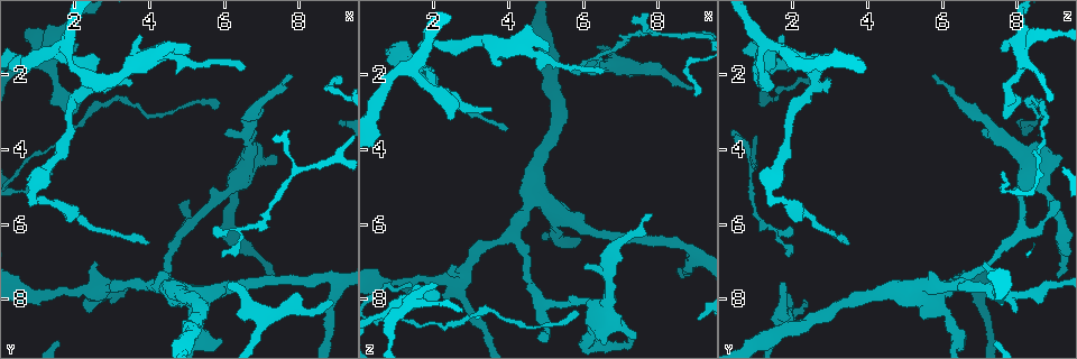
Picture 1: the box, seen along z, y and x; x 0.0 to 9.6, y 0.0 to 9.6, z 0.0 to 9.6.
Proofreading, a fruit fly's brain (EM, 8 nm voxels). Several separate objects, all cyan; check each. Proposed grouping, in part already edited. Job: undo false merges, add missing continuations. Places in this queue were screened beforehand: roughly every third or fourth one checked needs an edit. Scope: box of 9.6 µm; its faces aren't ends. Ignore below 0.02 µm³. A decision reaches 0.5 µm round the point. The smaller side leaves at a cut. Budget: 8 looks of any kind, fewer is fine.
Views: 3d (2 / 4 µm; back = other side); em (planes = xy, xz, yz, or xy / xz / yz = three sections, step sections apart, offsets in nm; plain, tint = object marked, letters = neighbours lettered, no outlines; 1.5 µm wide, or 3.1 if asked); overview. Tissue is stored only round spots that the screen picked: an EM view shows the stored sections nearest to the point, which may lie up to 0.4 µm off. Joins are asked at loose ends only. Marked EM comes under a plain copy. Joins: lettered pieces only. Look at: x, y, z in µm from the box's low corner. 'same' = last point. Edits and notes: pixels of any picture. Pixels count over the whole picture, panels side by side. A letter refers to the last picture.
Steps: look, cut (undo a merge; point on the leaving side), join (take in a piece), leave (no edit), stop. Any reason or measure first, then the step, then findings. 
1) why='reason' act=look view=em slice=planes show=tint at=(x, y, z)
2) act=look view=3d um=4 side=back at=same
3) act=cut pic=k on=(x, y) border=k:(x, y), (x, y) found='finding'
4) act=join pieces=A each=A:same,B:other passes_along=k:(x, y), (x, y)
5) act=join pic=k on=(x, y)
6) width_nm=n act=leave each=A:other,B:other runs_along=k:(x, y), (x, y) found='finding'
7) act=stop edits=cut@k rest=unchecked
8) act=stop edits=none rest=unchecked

why='sudden change in width' act=look view=em slice=xy step=4 show=tint at=(5.45, 2.70, 8.65)

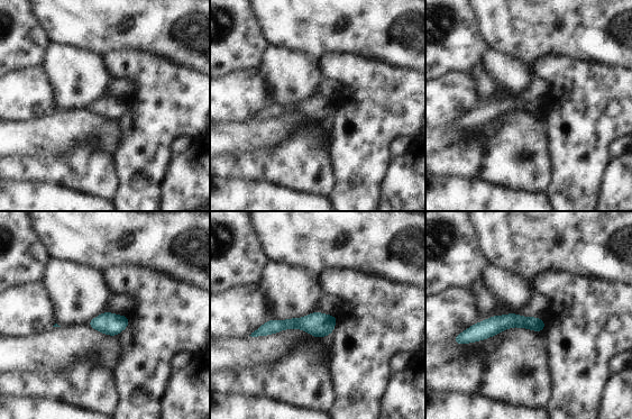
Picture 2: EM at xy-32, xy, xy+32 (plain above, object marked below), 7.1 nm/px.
why='see the neighbours' act=look view=em slice=xy step=4 show=letters at=same

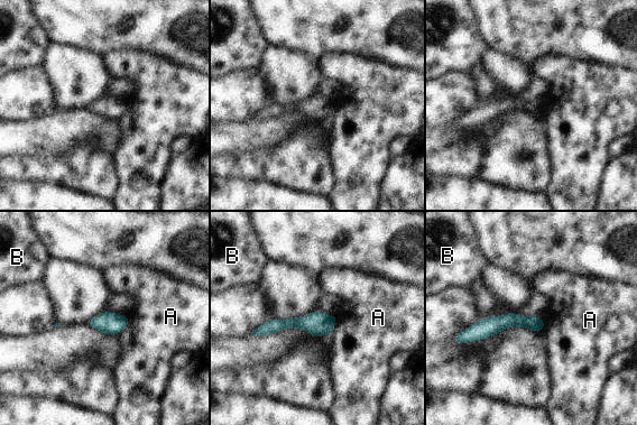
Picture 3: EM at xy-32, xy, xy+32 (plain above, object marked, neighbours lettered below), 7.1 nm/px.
width_nm=100 act=leave each=A:other,B:other runs_along=3:(333, 317), (257, 332) found='continuous, no second neuron'

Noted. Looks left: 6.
why='an open end' act=look view=em slice=yz step=4 show=letters at=(5.90, 9.00, 6.40)

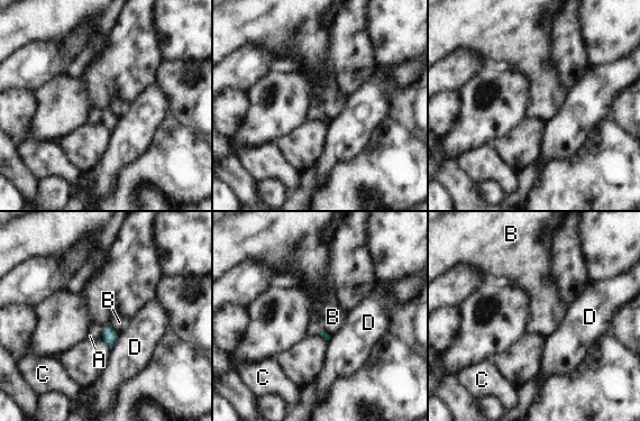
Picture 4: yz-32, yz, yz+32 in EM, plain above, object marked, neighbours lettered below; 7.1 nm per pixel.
act=leave each=A:other,B:other,C:other,D:other found='no lettered piece goes on from it'

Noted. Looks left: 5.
why='branch stops here' act=look view=3d um=4 at=(6.05, 7.60, 1.65)

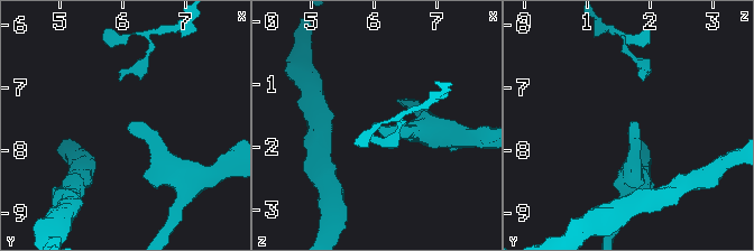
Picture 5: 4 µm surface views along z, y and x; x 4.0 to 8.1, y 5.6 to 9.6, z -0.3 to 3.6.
why='now the EM' act=look view=em slice=xz step=8 show=letters at=(6.05, 7.60, 1.70)

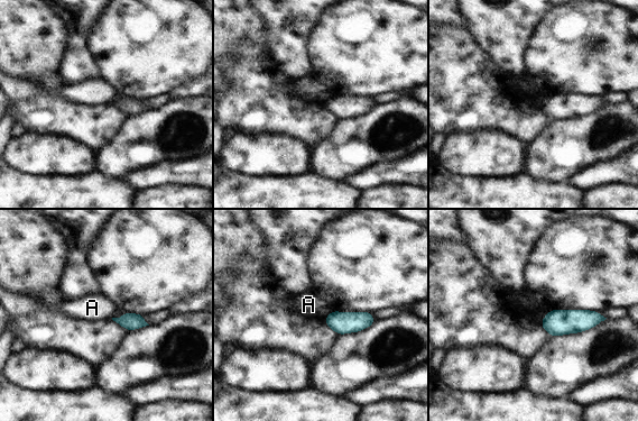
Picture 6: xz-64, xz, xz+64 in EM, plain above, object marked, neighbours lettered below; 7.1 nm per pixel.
act=leave each=A:other border=6:(333, 310), (324, 319) found='none of them fits'

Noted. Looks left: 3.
why='free end' act=look view=3d um=4 at=(2.05, 1.25, 7.65)

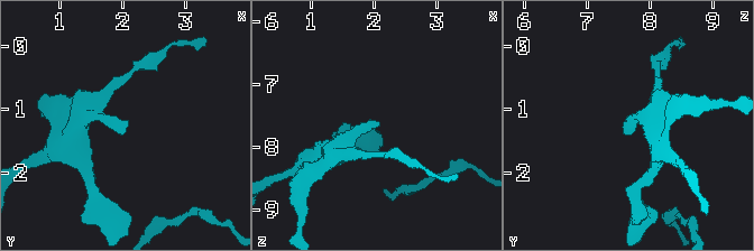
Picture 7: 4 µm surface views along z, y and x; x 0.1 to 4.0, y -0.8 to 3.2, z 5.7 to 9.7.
why='now the EM' act=look view=em slice=xy step=8 show=letters at=(2.10, 1.15, 7.60)

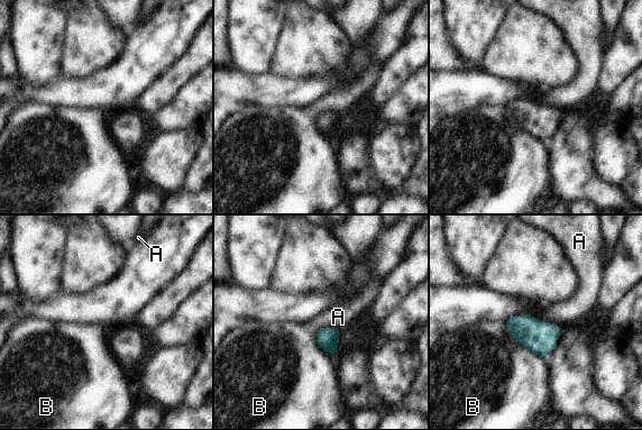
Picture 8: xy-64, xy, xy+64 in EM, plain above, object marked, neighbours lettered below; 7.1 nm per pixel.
why='cut it another way' act=look view=em slice=planes show=letters at=same

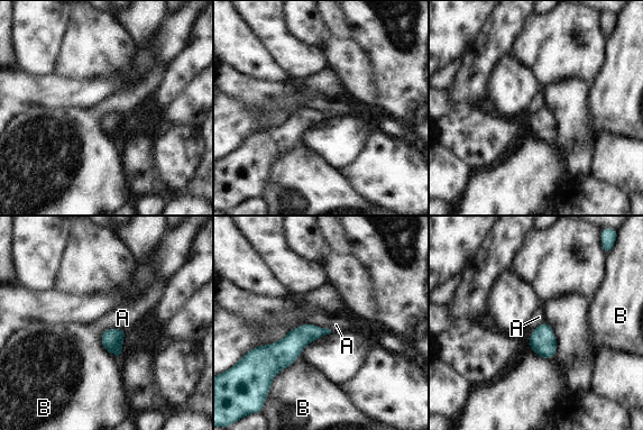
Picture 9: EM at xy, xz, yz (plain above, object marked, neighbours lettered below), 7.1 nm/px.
act=leave each=A:other,B:other border=9:(106, 328), (119, 328), (127, 331) found='none of them fits'

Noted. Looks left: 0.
act=stop edits=none rest=unchecked

